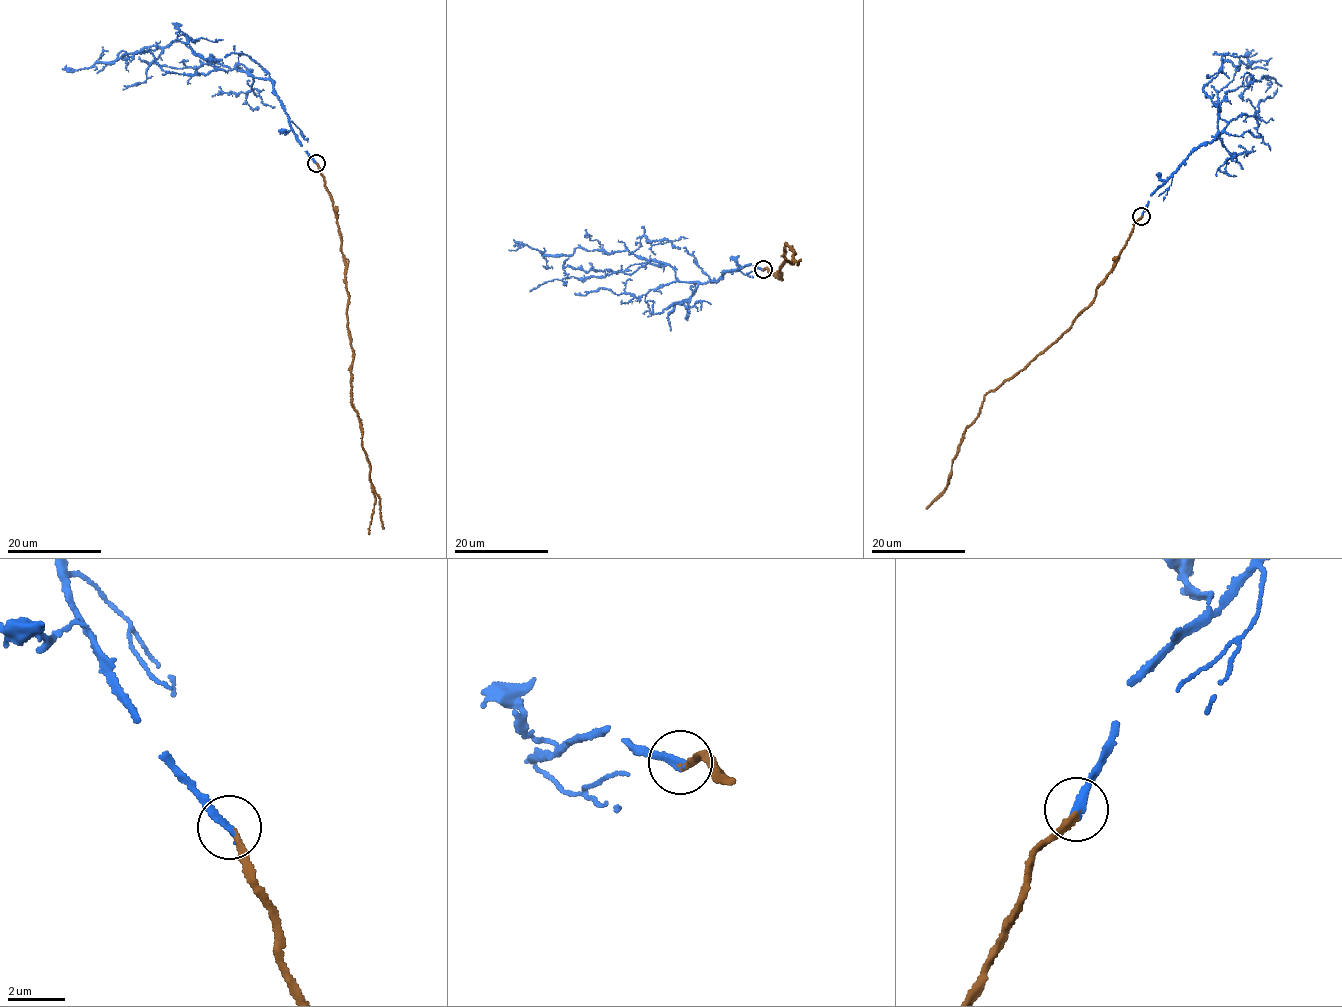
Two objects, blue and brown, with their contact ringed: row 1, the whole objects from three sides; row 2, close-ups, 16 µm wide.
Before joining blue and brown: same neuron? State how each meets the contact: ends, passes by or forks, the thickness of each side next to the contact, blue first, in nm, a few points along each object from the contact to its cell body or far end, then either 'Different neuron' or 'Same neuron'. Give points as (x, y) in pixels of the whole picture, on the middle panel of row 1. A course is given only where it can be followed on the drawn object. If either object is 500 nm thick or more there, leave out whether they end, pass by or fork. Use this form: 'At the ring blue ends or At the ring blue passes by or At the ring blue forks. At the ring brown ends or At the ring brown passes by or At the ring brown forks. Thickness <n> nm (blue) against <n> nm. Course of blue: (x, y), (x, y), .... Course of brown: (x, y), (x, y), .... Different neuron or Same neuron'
At the ring blue ends. At the ring brown ends. Thickness 240 nm (blue) against 240 nm. Course of blue: (762, 269), (749, 264), (716, 281), (687, 282), (623, 250), (509, 249). Course of brown: (762, 269), (767, 268), (779, 279), (786, 243), (795, 254), (793, 264), (785, 259). Same neuron

